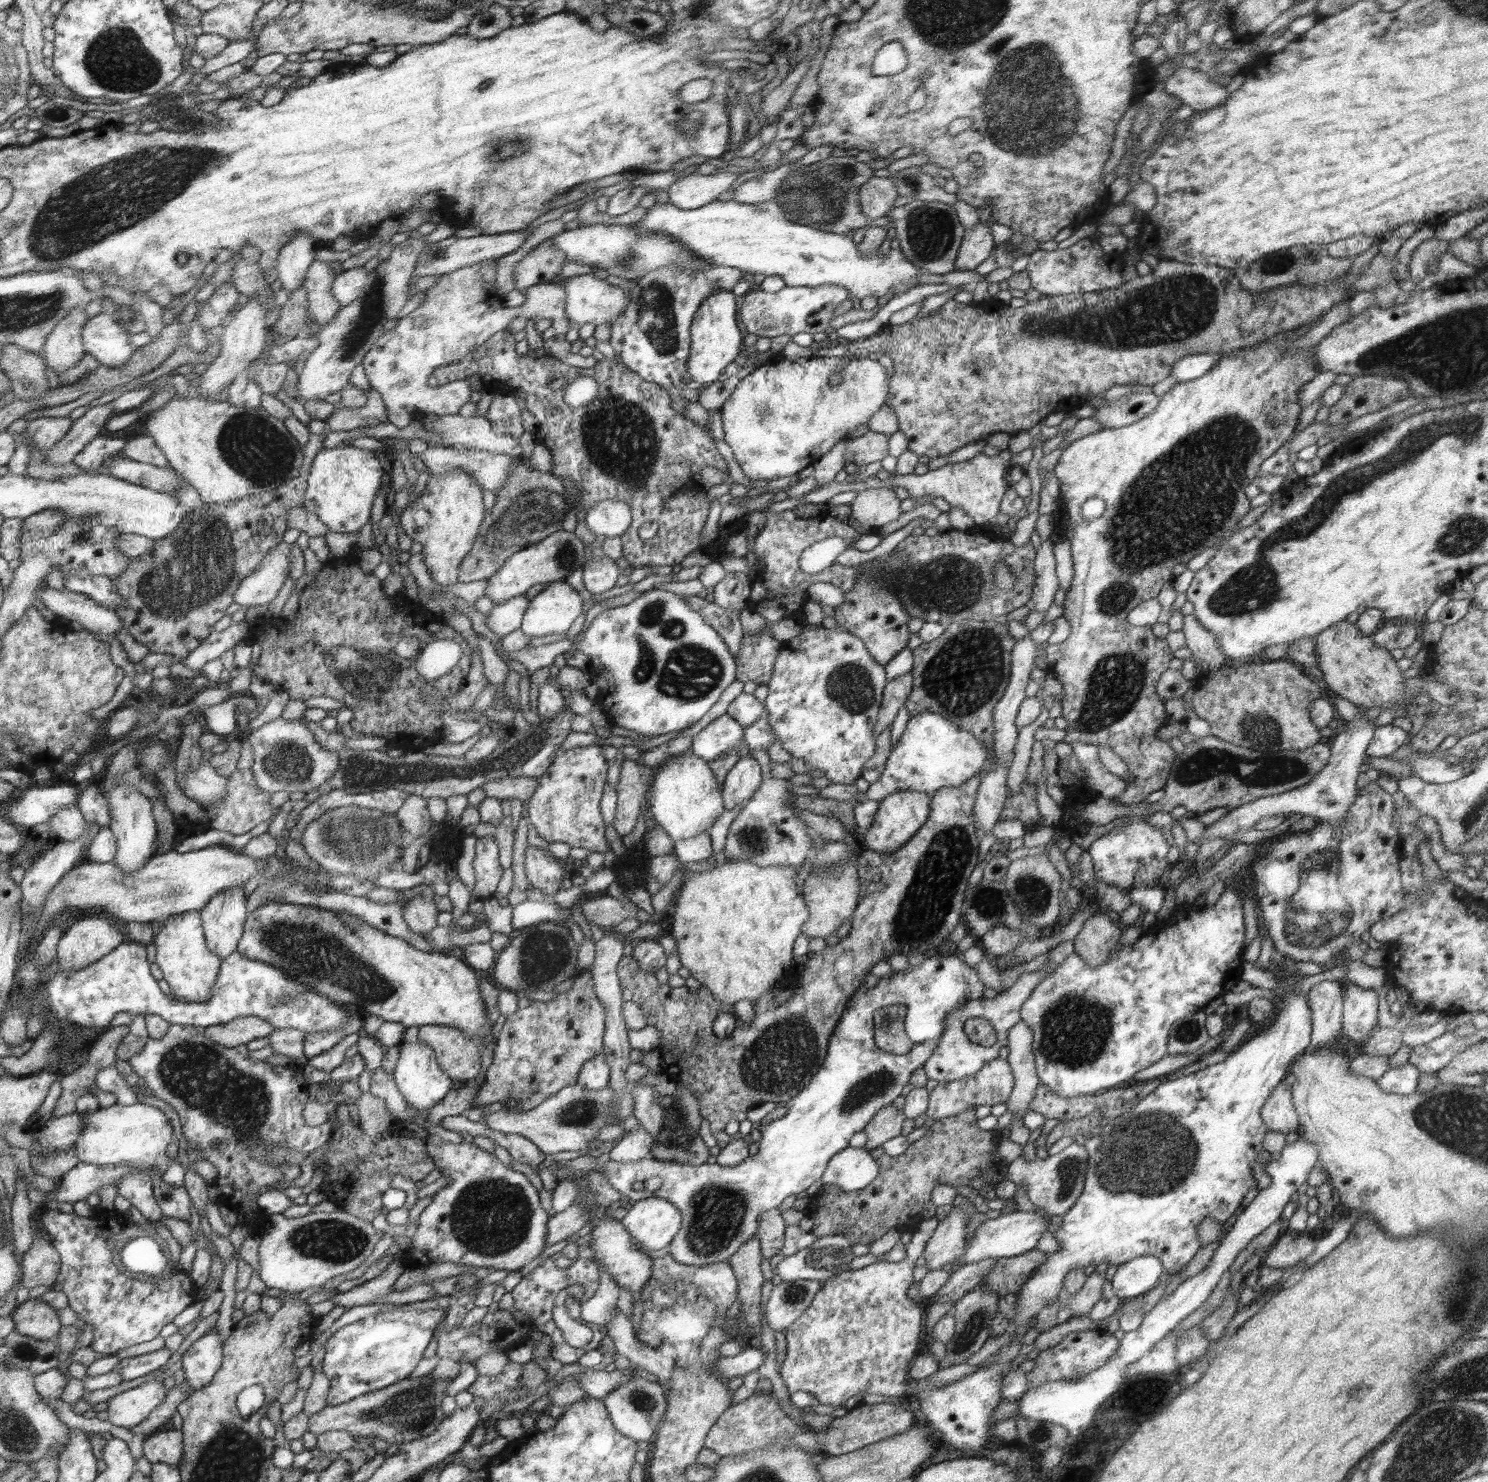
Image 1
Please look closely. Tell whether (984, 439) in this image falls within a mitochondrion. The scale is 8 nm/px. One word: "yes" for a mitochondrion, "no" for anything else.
no

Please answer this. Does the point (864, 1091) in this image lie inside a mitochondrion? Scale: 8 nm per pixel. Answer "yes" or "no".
yes

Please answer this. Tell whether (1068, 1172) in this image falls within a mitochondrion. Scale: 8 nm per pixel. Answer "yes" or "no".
yes

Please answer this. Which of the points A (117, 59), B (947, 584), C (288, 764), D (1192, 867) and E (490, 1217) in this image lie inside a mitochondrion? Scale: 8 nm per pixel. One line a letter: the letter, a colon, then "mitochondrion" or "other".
A: mitochondrion
B: mitochondrion
C: mitochondrion
D: other
E: mitochondrion

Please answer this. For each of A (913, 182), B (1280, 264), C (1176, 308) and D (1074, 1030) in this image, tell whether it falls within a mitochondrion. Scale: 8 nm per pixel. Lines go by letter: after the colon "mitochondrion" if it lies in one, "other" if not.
A: mitochondrion
B: mitochondrion
C: mitochondrion
D: mitochondrion

